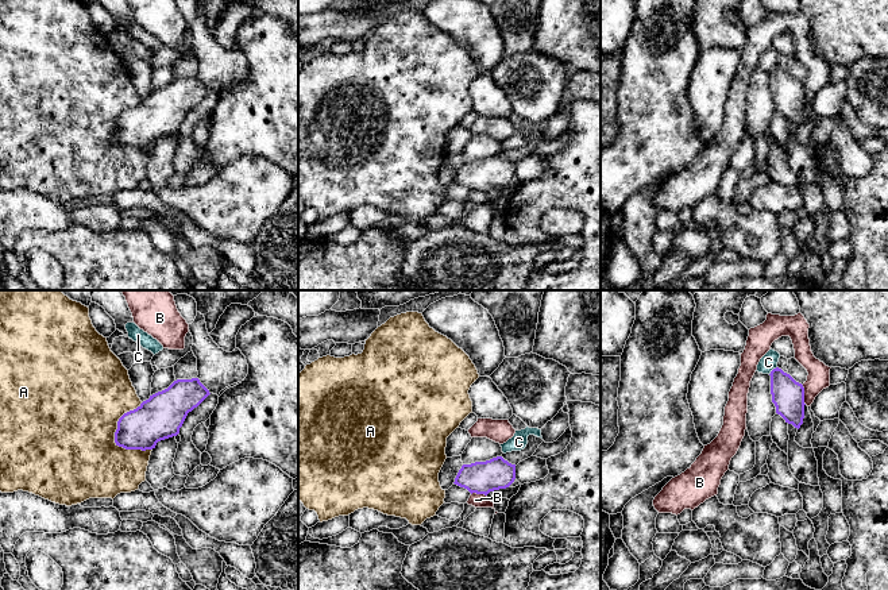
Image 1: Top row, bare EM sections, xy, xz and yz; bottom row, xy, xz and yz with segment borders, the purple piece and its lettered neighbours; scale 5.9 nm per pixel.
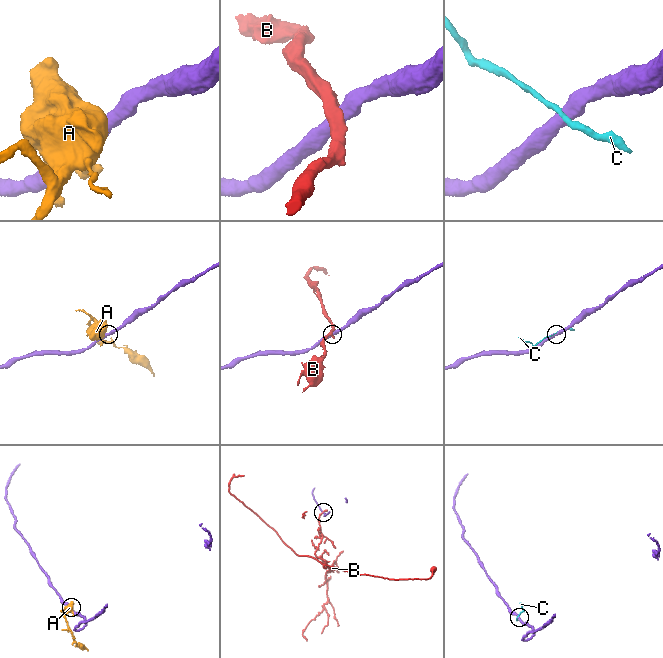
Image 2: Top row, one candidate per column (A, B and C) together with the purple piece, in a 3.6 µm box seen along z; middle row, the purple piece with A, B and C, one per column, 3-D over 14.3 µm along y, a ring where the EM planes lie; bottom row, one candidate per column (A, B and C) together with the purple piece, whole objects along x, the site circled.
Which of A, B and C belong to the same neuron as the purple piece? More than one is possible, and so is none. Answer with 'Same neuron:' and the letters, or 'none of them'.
Same neuron: none of them

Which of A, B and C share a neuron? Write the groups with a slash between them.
A / B / C

